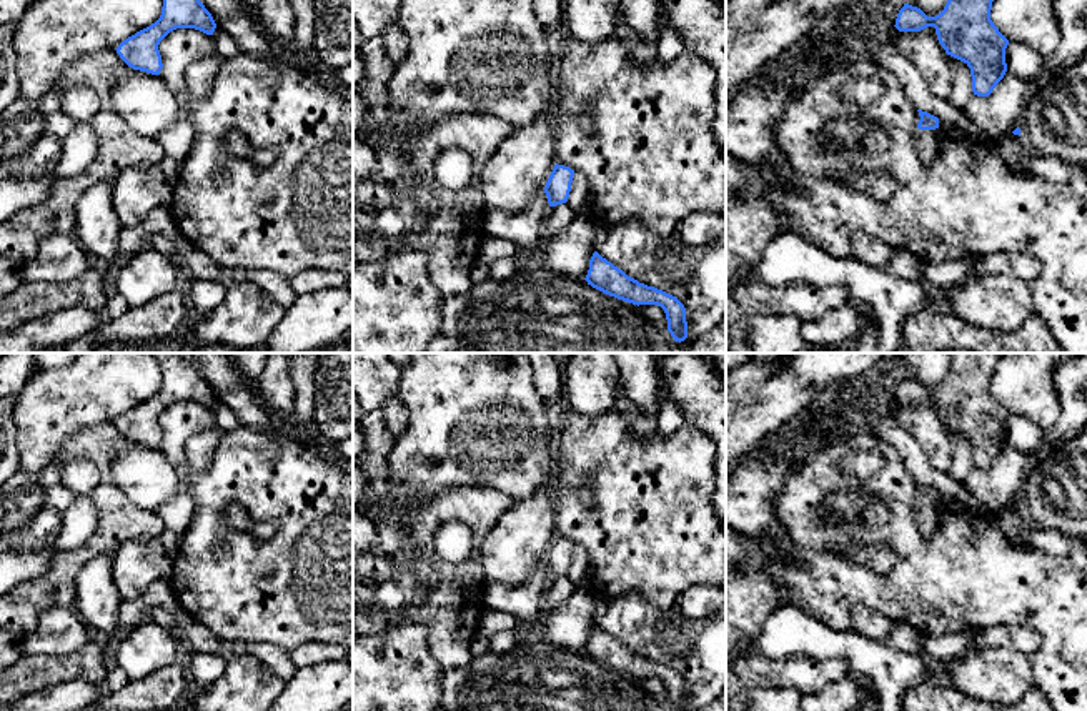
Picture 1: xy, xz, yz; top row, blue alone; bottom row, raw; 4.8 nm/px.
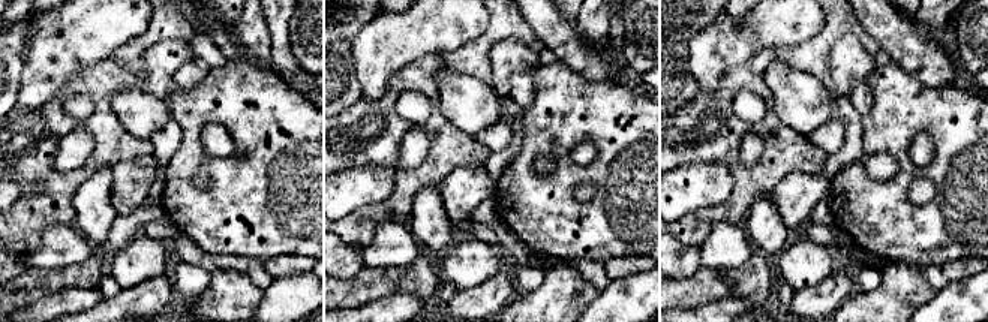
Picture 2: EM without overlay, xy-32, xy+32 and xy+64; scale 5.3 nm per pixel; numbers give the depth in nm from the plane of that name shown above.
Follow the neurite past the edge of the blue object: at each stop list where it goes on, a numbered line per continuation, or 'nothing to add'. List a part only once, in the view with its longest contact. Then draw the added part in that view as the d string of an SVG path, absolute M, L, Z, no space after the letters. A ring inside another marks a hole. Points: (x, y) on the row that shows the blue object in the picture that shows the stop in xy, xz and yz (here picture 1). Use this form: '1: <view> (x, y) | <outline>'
1: yz (928, 140) | M939 122L939 127L936 130L919 130L916 127L916 143L921 163L924 167L931 167L936 160L939 142L942 137L942 123Z

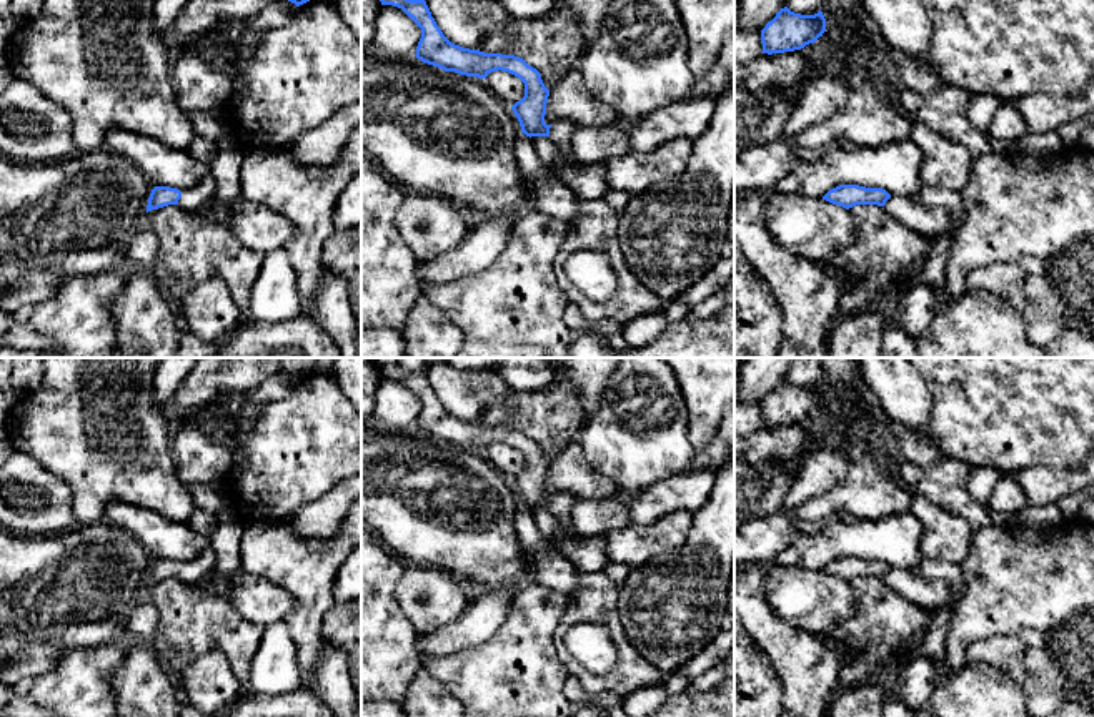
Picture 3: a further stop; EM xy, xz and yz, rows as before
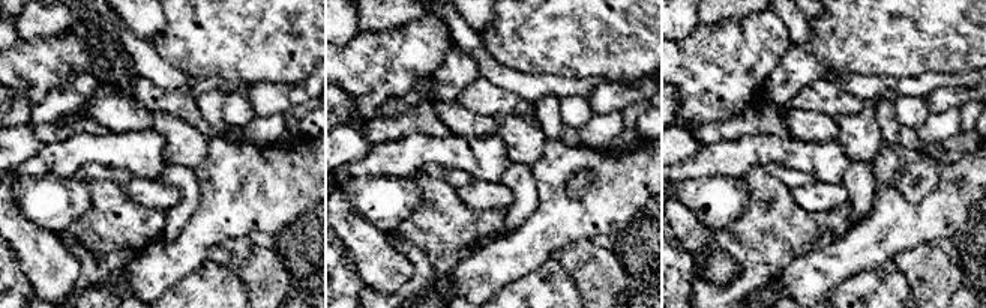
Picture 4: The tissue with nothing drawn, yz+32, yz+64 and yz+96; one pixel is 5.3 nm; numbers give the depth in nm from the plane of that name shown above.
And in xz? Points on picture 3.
1: xz (561, 130) | M556 120L551 123L549 136L564 153L569 153L571 151L571 136L576 128L578 125L569 120Z

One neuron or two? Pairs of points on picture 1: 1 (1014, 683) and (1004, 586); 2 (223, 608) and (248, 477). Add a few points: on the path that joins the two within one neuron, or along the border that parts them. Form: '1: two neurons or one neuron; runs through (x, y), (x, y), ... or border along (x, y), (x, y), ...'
1: two neurons; border along (1027, 655), (1036, 686)
2: one neuron; runs through (220, 575), (205, 550), (208, 517), (215, 505)

